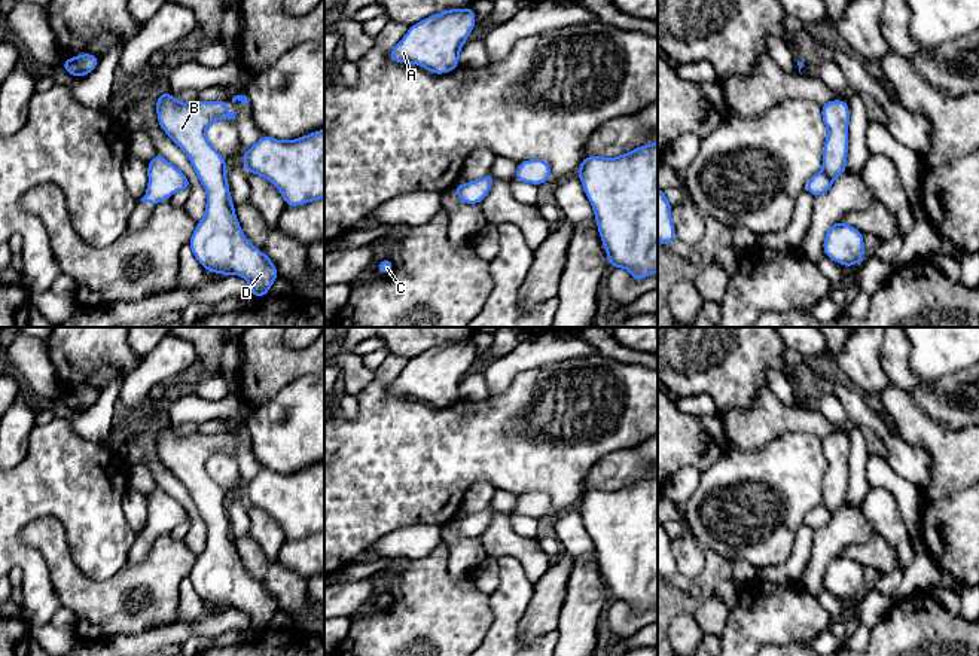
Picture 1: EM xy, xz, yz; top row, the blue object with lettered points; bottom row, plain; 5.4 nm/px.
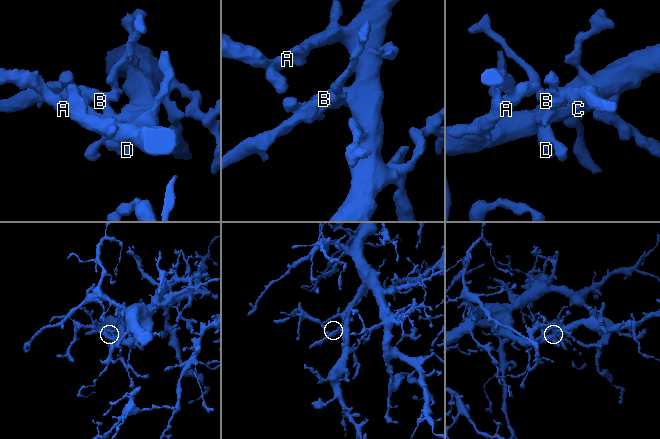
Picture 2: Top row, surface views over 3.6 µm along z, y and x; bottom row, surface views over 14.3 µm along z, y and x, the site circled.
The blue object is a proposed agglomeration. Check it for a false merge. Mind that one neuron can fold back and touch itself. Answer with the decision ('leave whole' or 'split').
leave whole

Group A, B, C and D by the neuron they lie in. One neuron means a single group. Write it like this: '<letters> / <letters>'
A B C D

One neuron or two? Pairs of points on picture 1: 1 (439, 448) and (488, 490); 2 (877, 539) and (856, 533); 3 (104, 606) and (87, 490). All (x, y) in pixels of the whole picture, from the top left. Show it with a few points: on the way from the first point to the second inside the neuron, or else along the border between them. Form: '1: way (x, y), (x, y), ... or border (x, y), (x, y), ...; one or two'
1: border (497, 488), (488, 482), (475, 482), (460, 506); two
2: border (874, 530), (866, 540), (848, 543), (839, 552); two
3: border (72, 560), (85, 576), (98, 580), (127, 563); two

